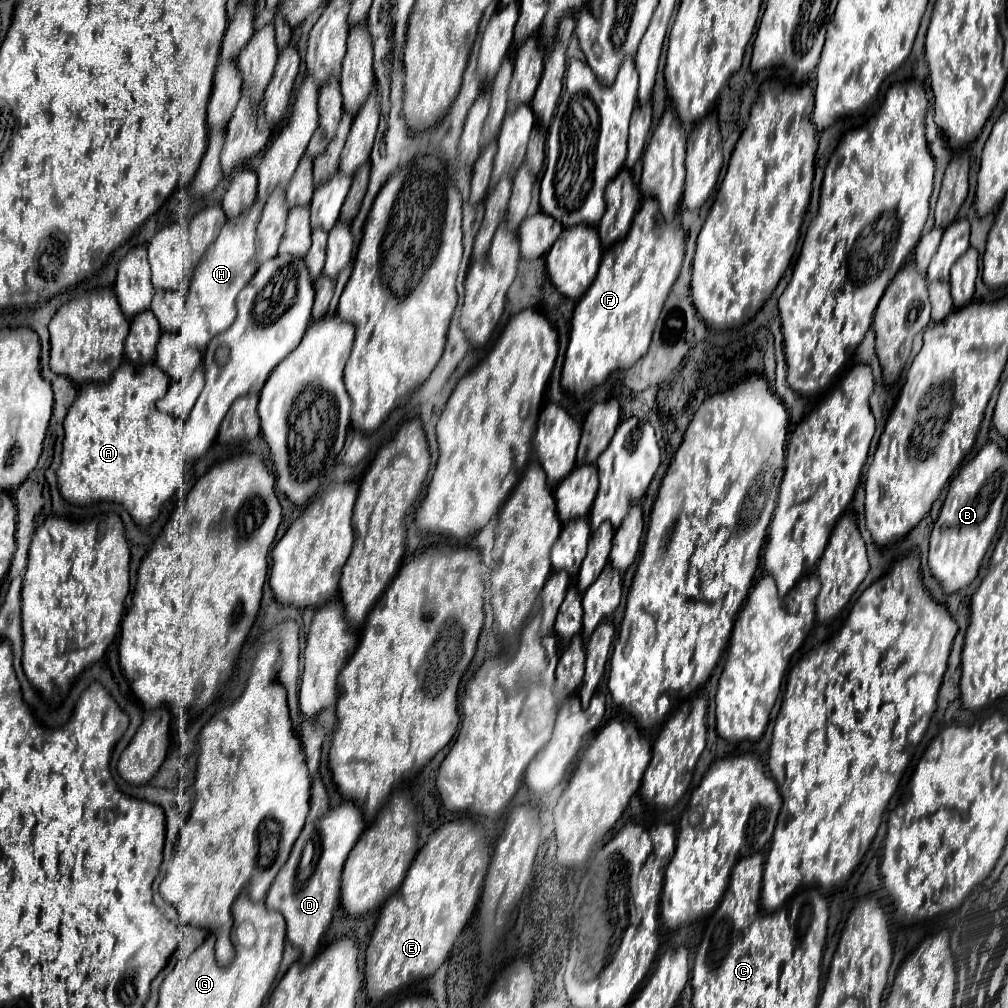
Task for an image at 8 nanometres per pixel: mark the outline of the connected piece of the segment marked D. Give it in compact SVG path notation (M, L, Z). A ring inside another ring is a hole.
M343 802L339 808L329 810L323 818L319 818L311 826L311 832L307 832L307 828L301 832L301 836L297 838L297 842L291 850L289 860L285 862L281 872L277 874L273 886L267 894L267 908L277 910L285 916L287 940L295 948L301 950L301 964L309 964L313 960L313 956L319 948L319 940L321 940L323 932L327 930L327 926L331 924L333 912L339 906L341 870L343 870L345 860L347 860L347 854L355 846L355 840L359 840L363 828L365 828L363 814L353 802ZM313 838L317 838L317 842L319 842L319 848L317 848L319 860L313 866L307 880L301 880L297 876L297 868L299 868L299 862L301 862L301 856L303 856L307 842L313 840Z

